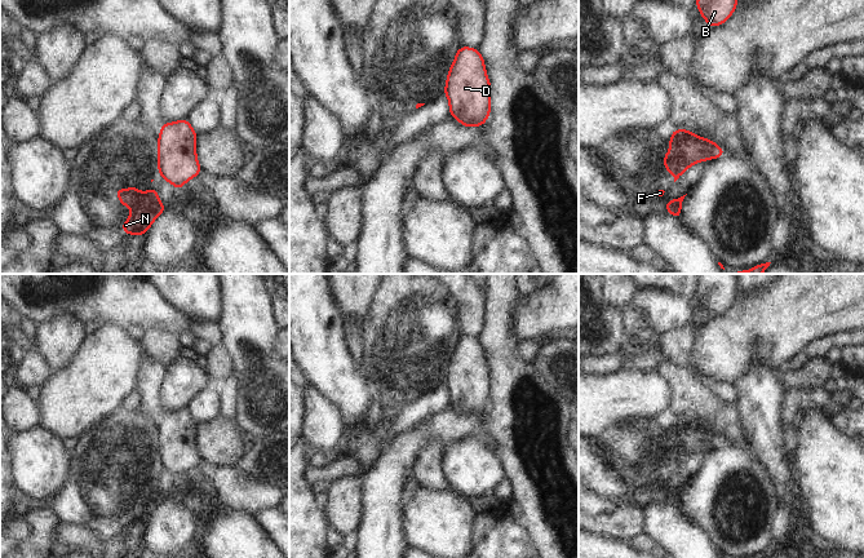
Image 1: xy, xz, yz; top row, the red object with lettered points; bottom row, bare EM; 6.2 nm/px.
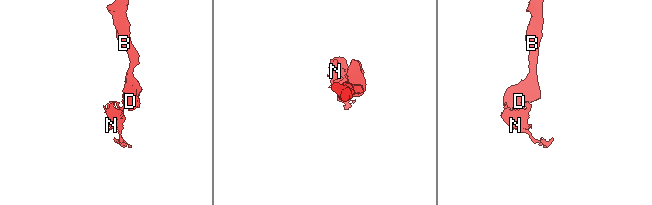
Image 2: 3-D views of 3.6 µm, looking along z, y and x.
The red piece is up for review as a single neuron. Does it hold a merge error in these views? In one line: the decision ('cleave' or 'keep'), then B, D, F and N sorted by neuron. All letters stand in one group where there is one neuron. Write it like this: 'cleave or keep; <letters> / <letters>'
cleave; B D / F N

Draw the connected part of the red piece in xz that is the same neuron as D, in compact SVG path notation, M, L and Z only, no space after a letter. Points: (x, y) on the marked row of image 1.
M461 46L448 70L449 115L464 127L482 127L491 114L491 84L478 48Z

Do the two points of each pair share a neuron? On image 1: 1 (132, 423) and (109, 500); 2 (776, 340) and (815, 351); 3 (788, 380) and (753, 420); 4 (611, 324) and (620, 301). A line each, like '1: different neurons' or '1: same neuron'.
1: same neuron
2: different neurons
3: different neurons
4: different neurons

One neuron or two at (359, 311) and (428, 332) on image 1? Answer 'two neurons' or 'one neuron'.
two neurons

